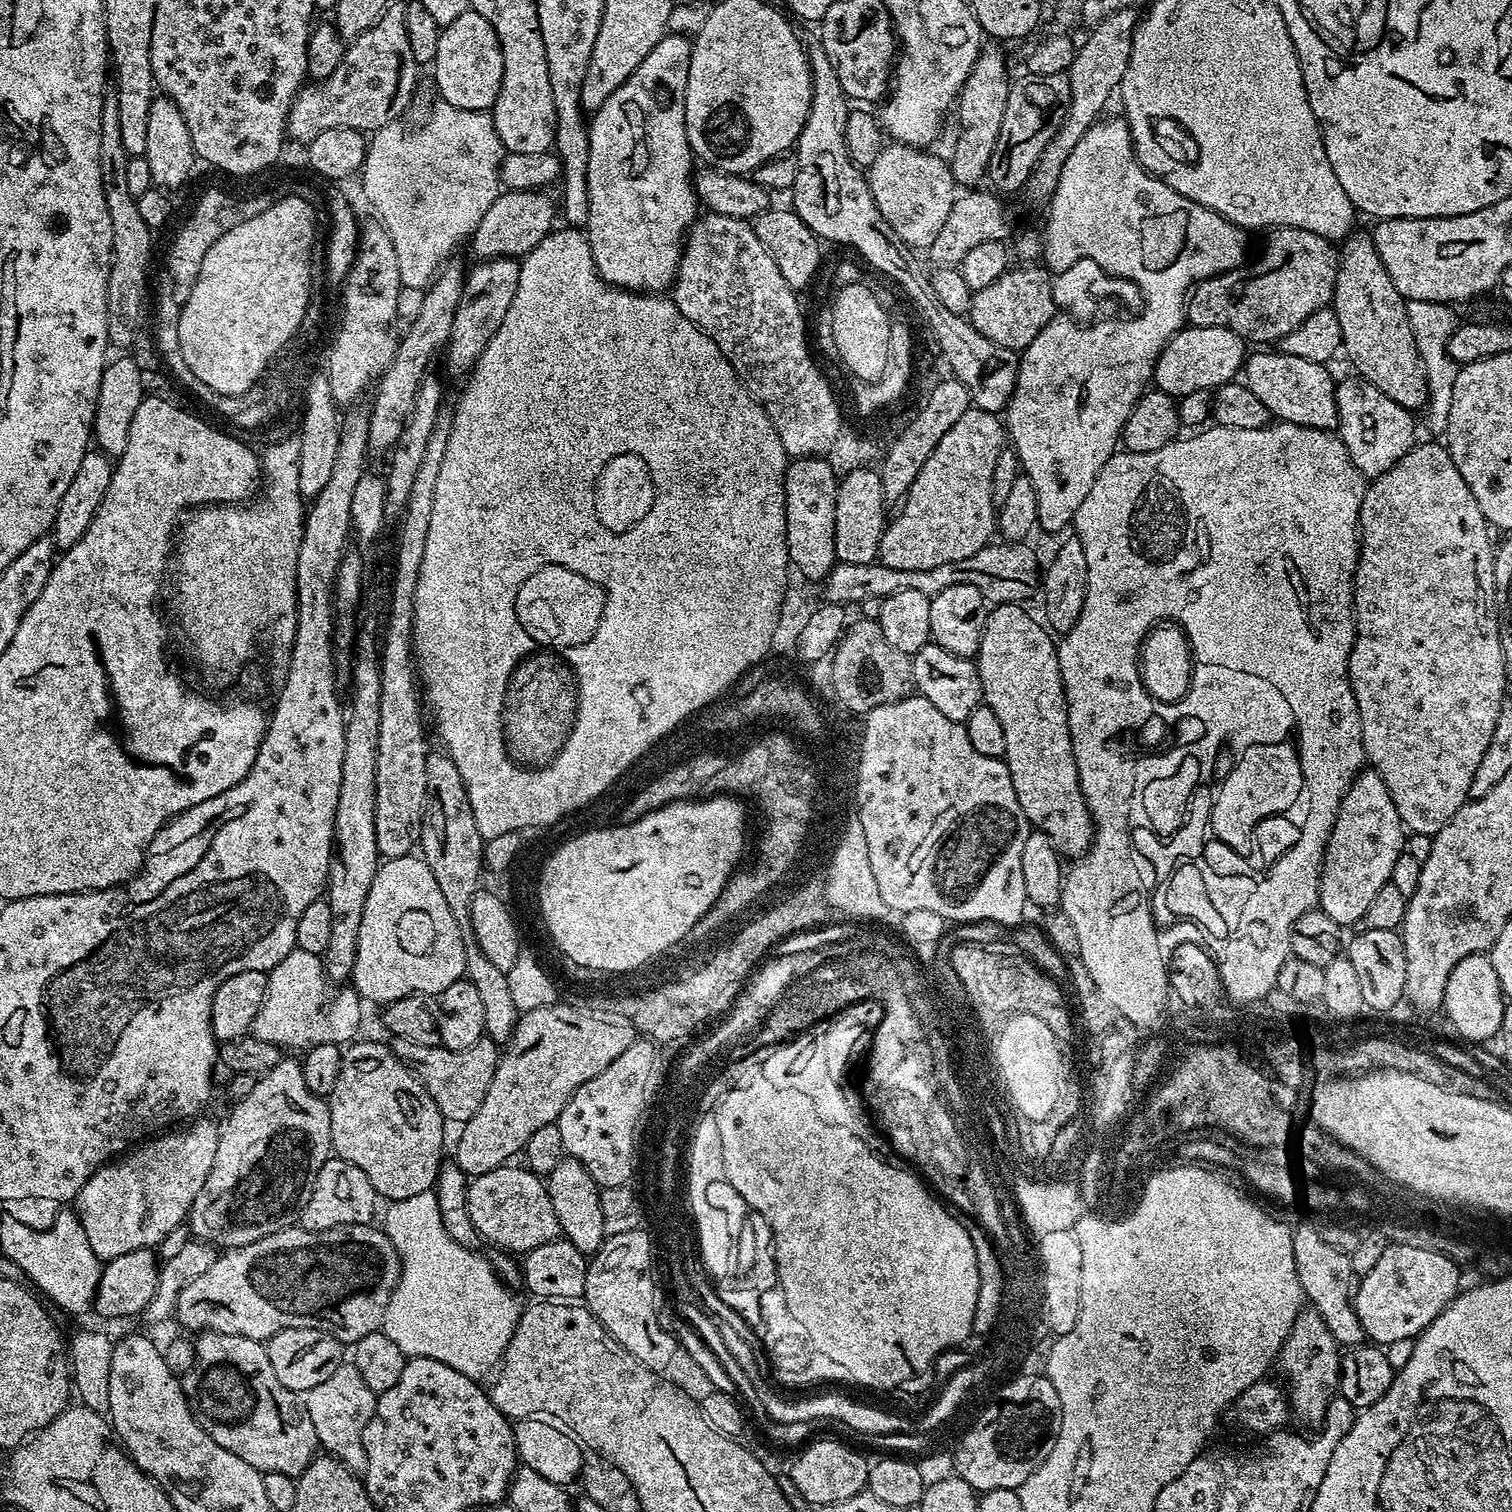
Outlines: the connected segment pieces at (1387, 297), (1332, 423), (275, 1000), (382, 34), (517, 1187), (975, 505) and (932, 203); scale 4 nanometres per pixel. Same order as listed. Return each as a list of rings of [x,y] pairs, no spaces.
[[[1353,231],[1339,245],[1336,285],[1330,306],[1338,314],[1342,352],[1356,367],[1355,375],[1378,386],[1398,406],[1423,409],[1428,403],[1427,374],[1414,342],[1405,298],[1398,286],[1394,286],[1386,266],[1382,266],[1382,258],[1378,258],[1378,250],[1367,231]]]
[[[1256,350],[1244,361],[1243,383],[1270,410],[1277,421],[1297,424],[1307,428],[1332,430],[1339,425],[1338,402],[1336,401],[1337,381],[1328,373],[1328,364],[1309,362],[1306,358],[1294,358],[1279,350]]]
[[[293,948],[292,952],[286,954],[286,958],[282,958],[282,962],[278,962],[278,966],[274,966],[268,973],[266,998],[262,1002],[262,1010],[258,1010],[258,1018],[254,1018],[252,1032],[258,1039],[276,1044],[280,1050],[286,1048],[307,1050],[319,1044],[347,1045],[357,1035],[355,1032],[359,1030],[360,1019],[364,1016],[363,1010],[360,1009],[362,997],[351,986],[344,986],[337,996],[328,997],[328,987],[330,981],[324,975],[323,959],[314,954],[306,954],[306,950],[301,948]]]
[[[389,2],[370,28],[344,49],[342,62],[328,80],[301,87],[288,111],[287,135],[307,142],[331,128],[357,128],[371,134],[401,119],[416,88],[418,65],[406,38],[404,4]]]
[[[512,1167],[495,1168],[486,1174],[475,1177],[469,1183],[468,1213],[470,1214],[470,1222],[476,1227],[477,1233],[483,1239],[485,1236],[490,1243],[497,1244],[500,1250],[507,1250],[512,1254],[517,1254],[516,1252],[527,1254],[530,1250],[557,1239],[561,1235],[561,1231],[558,1226],[558,1218],[554,1215],[554,1205],[551,1204],[548,1197],[547,1183],[527,1167]]]
[[[975,406],[968,408],[942,434],[942,442],[934,446],[899,505],[900,513],[887,521],[879,563],[894,570],[934,570],[946,562],[962,562],[985,548],[997,531],[998,504],[992,498],[992,479],[998,454],[1005,448],[1006,428],[1001,417]]]
[[[892,142],[881,150],[878,158],[874,158],[872,165],[866,169],[870,194],[874,194],[874,202],[882,218],[890,222],[890,230],[898,234],[900,241],[913,250],[926,250],[934,242],[934,238],[938,238],[938,230],[942,230],[946,214],[950,214],[950,206],[958,195],[958,185],[952,177],[949,161],[928,151],[932,150]]]

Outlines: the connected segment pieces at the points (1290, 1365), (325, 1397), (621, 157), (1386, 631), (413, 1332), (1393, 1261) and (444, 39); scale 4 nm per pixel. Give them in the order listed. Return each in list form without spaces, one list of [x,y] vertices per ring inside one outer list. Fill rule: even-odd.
[[[1315,1310],[1301,1311],[1278,1357],[1278,1369],[1284,1375],[1288,1407],[1295,1419],[1297,1416],[1304,1424],[1323,1425],[1326,1410],[1340,1387],[1341,1355],[1340,1345],[1320,1315]]]
[[[345,1362],[338,1366],[338,1370],[334,1370],[334,1374],[330,1374],[330,1378],[307,1392],[304,1401],[310,1422],[314,1422],[317,1445],[357,1474],[366,1470],[366,1446],[362,1446],[362,1434],[366,1430],[366,1422],[376,1415],[376,1397],[377,1393],[366,1386],[355,1366]]]
[[[666,34],[654,46],[642,62],[630,74],[628,78],[604,102],[597,112],[591,113],[590,123],[587,125],[588,141],[590,142],[590,162],[588,163],[588,193],[590,194],[590,210],[588,211],[588,223],[586,235],[588,245],[594,258],[594,266],[598,275],[609,286],[614,288],[626,288],[633,292],[646,292],[660,294],[671,289],[673,280],[676,279],[676,267],[680,265],[680,253],[683,239],[692,221],[697,219],[698,201],[694,187],[694,157],[692,147],[688,144],[686,134],[686,86],[690,74],[690,58],[692,57],[693,41],[687,35]]]
[[[1417,443],[1406,454],[1402,454],[1402,458],[1398,458],[1398,462],[1394,462],[1394,466],[1386,470],[1386,474],[1375,477],[1364,489],[1360,511],[1360,557],[1352,583],[1356,637],[1350,650],[1348,681],[1358,702],[1367,763],[1371,771],[1377,772],[1382,782],[1386,782],[1401,824],[1409,833],[1417,832],[1425,838],[1435,836],[1438,830],[1442,830],[1442,826],[1446,826],[1446,822],[1450,822],[1450,818],[1454,818],[1456,811],[1468,803],[1474,770],[1478,770],[1478,762],[1482,762],[1482,754],[1486,754],[1486,746],[1490,746],[1494,722],[1498,722],[1498,710],[1502,710],[1506,703],[1504,691],[1510,684],[1510,677],[1506,674],[1504,665],[1500,619],[1496,609],[1496,554],[1491,534],[1493,535],[1488,519],[1484,517],[1482,510],[1478,510],[1478,501],[1474,499],[1474,494],[1470,494],[1470,486],[1466,486],[1462,474],[1458,474],[1458,466],[1454,466],[1454,458],[1450,458],[1443,443]]]
[[[435,1191],[423,1192],[422,1194],[414,1194],[414,1198],[402,1198],[401,1200],[393,1200],[387,1205],[388,1209],[384,1212],[384,1224],[382,1223],[382,1231],[390,1238],[390,1242],[398,1250],[400,1255],[400,1280],[396,1284],[394,1294],[390,1298],[390,1306],[386,1306],[386,1318],[384,1319],[384,1327],[382,1331],[386,1334],[386,1338],[390,1338],[398,1346],[398,1350],[402,1350],[405,1358],[417,1356],[418,1358],[434,1358],[434,1362],[446,1362],[446,1366],[454,1366],[454,1370],[458,1370],[458,1374],[466,1374],[470,1379],[480,1382],[483,1376],[493,1371],[504,1358],[510,1338],[514,1334],[514,1330],[520,1321],[522,1304],[516,1301],[516,1296],[511,1287],[505,1284],[499,1276],[491,1259],[487,1260],[484,1256],[479,1256],[467,1244],[459,1244],[452,1235],[449,1234],[447,1228],[444,1227],[444,1215],[440,1212],[440,1203],[436,1197]]]
[[[1389,1243],[1374,1270],[1359,1277],[1354,1288],[1354,1307],[1365,1337],[1377,1346],[1389,1346],[1419,1336],[1461,1291],[1460,1274],[1462,1268],[1444,1253]]]
[[[469,10],[443,25],[438,38],[438,50],[434,61],[436,88],[439,99],[458,106],[458,110],[488,112],[498,98],[502,86],[502,50],[494,26],[482,18],[482,14]]]

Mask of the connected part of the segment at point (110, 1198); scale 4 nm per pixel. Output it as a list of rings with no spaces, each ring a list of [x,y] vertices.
[[[193,1119],[179,1130],[168,1130],[143,1141],[127,1154],[98,1169],[86,1186],[82,1186],[74,1201],[74,1211],[82,1222],[82,1230],[86,1230],[90,1250],[94,1250],[100,1261],[107,1262],[122,1254],[130,1254],[130,1250],[155,1249],[156,1244],[162,1243],[179,1224],[183,1225],[187,1221],[194,1198],[198,1198],[198,1190],[202,1190],[209,1176],[210,1166],[214,1166],[214,1153],[218,1150],[220,1130],[217,1121],[204,1119]]]

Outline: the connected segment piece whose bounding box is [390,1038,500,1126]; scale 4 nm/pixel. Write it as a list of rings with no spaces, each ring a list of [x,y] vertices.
[[[399,1038],[393,1039],[390,1047],[396,1057],[410,1065],[430,1098],[434,1098],[445,1121],[452,1123],[453,1120],[456,1126],[463,1126],[467,1120],[474,1118],[474,1114],[478,1114],[478,1106],[482,1106],[486,1090],[490,1090],[490,1078],[494,1078],[496,1064],[500,1061],[497,1041],[487,1038],[474,1042],[474,1046],[466,1050],[450,1050],[440,1044],[418,1046]]]

